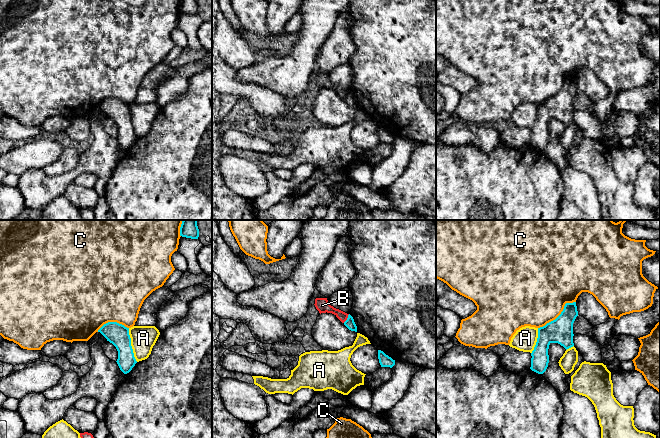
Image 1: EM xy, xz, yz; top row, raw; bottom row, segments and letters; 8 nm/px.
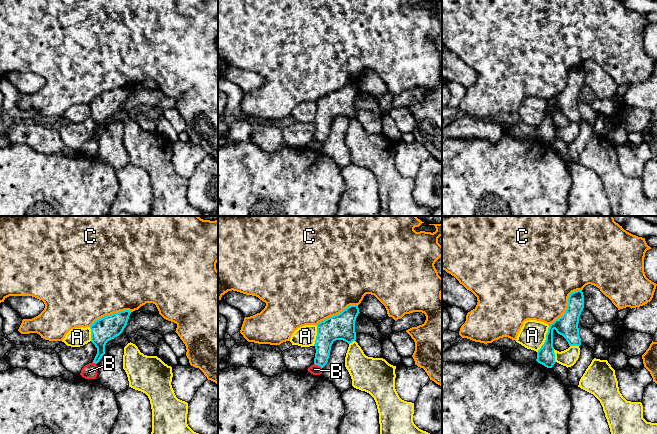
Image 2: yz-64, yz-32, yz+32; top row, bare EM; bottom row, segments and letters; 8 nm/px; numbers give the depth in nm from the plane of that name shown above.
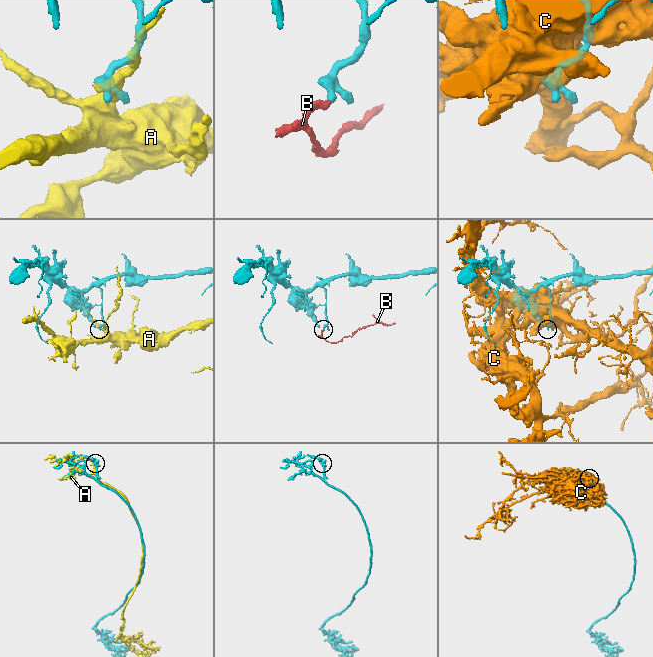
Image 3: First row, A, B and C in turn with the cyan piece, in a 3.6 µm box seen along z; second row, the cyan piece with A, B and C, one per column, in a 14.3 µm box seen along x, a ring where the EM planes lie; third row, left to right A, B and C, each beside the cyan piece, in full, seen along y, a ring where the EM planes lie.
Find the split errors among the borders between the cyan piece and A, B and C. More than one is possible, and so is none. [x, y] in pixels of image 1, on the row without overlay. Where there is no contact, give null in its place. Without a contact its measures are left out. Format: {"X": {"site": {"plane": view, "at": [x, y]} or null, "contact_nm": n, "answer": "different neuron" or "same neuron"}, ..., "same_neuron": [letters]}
{"A": {"site": {"plane": "xy", "at": [130, 121]}, "contact_nm": 280, "answer": "different neuron"}, "B": {"site": {"plane": "xz", "at": [347, 94]}, "contact_nm": 90, "answer": "different neuron"}, "C": {"site": {"plane": "yz", "at": [559, 91]}, "contact_nm": 380, "answer": "different neuron"}, "same_neuron": []}

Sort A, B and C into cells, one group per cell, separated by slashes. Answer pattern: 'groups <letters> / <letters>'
groups A / B / C

